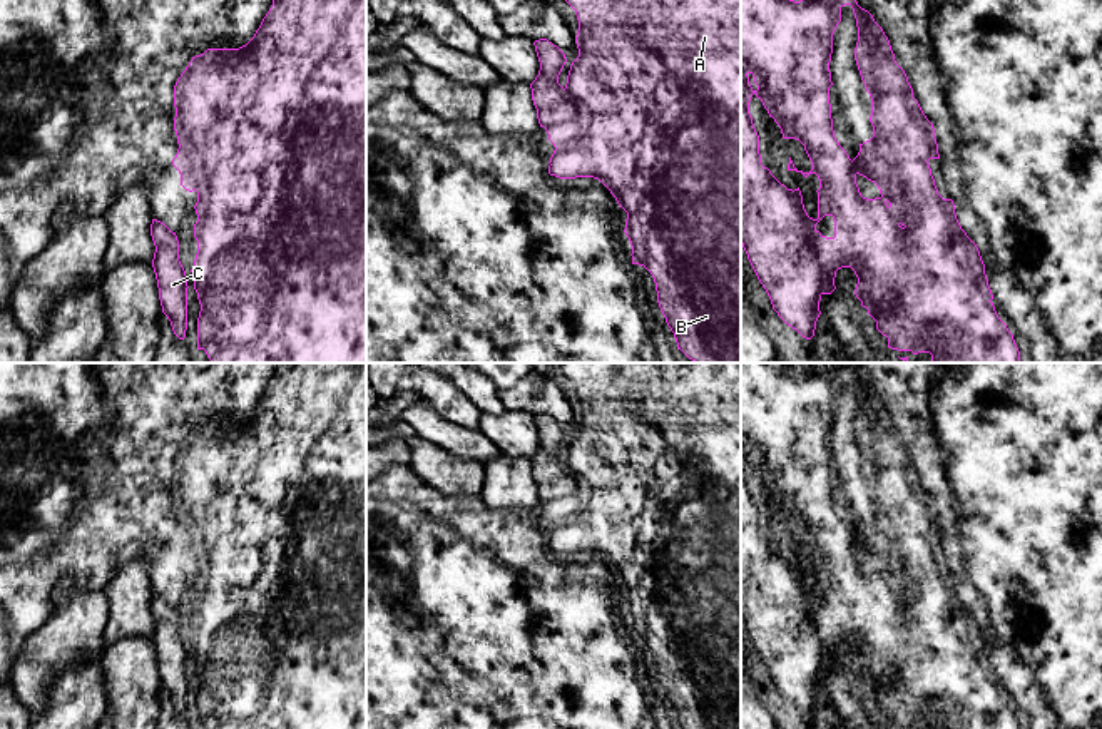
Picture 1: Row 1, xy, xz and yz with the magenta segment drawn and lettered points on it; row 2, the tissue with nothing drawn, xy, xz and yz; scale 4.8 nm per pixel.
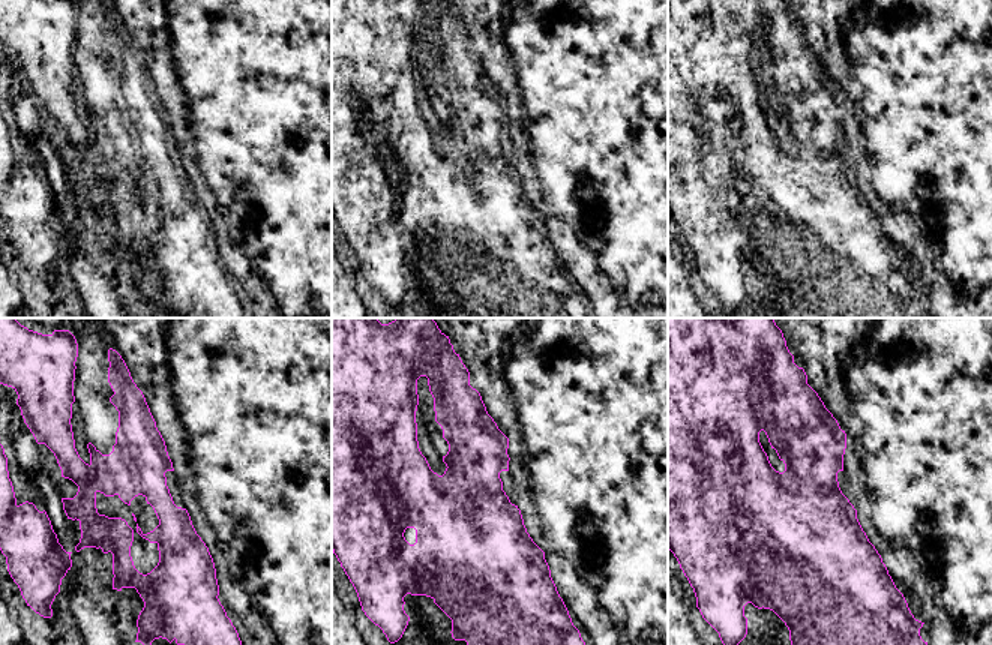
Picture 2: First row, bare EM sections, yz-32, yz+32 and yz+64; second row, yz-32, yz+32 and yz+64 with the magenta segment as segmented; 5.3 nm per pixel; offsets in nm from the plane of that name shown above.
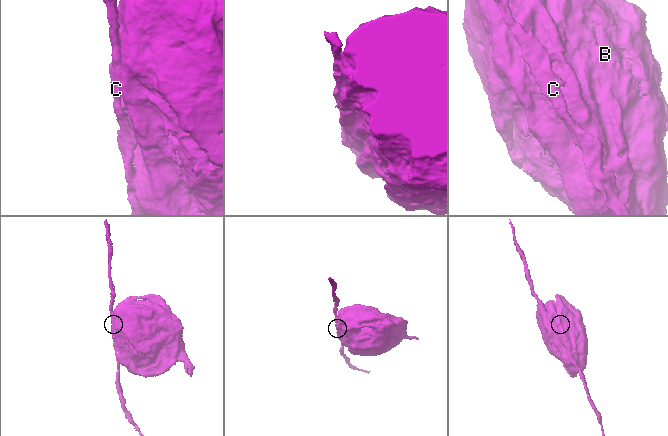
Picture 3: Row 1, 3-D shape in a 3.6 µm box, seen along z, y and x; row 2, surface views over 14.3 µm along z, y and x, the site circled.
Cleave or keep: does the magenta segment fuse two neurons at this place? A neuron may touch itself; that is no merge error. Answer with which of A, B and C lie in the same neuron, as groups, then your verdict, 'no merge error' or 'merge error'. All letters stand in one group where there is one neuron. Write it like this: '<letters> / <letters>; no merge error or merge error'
A B / C; merge error

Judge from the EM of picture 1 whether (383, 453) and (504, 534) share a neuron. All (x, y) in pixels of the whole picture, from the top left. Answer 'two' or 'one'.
two

